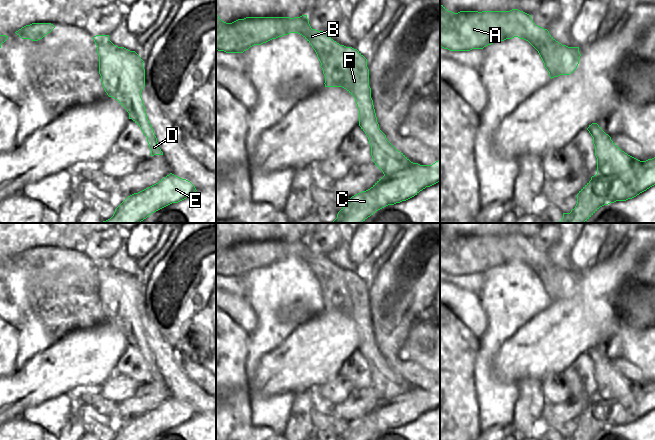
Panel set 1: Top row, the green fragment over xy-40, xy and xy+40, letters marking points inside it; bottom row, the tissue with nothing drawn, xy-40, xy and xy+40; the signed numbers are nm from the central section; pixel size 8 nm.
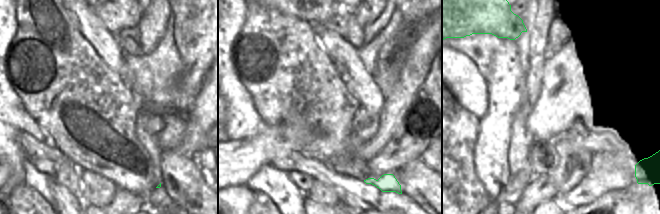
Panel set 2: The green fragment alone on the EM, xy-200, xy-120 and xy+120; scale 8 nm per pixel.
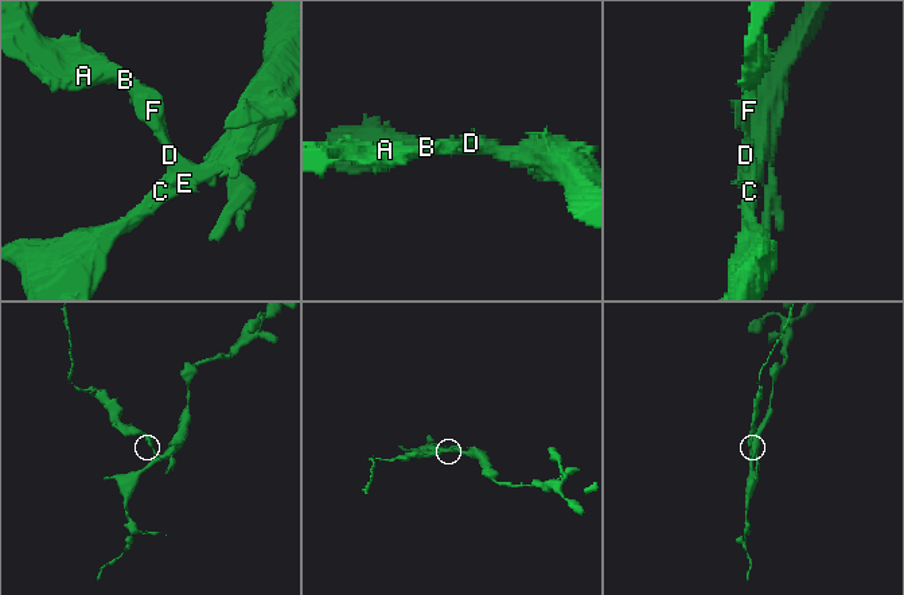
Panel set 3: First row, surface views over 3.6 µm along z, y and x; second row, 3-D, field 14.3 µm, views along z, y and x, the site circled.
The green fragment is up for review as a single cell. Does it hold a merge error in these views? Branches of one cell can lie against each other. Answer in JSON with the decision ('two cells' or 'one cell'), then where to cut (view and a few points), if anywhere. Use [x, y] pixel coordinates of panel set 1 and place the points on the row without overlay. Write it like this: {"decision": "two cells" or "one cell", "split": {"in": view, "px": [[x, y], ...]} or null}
{"decision": "two cells", "split": {"in": "xy", "px": [[380, 354], [368, 361]]}}

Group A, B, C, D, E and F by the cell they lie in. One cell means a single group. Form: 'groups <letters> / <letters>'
groups A B F / C D E

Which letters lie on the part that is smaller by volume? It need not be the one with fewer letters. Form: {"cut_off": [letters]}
{"cut_off": ["A", "B", "F"]}

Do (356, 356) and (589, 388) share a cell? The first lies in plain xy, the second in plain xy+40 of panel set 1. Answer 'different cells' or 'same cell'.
same cell

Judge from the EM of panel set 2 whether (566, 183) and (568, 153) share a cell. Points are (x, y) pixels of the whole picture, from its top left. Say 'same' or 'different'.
same

